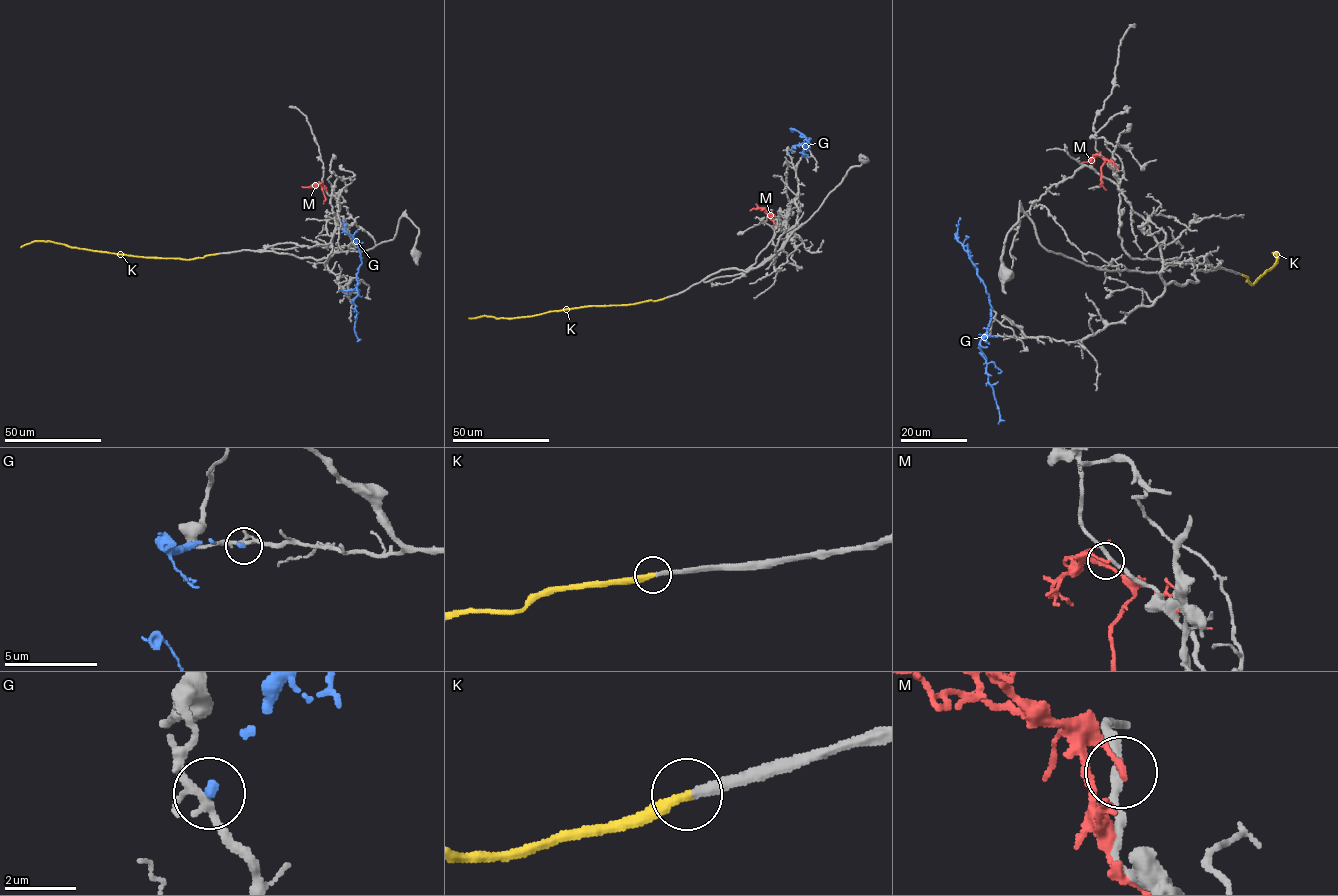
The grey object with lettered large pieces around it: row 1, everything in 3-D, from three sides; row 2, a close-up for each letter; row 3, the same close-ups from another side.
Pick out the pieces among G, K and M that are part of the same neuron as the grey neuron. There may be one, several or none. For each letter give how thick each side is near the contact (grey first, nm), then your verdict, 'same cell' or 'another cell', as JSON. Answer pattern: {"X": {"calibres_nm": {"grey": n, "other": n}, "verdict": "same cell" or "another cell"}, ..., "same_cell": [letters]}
{"G": {"calibres_nm": {"grey": 190, "other": 180}, "verdict": "another cell"}, "K": {"calibres_nm": {"grey": 240, "other": 280}, "verdict": "same cell"}, "M": {"calibres_nm": {"grey": 240, "other": 150}, "verdict": "another cell"}, "same_cell": ["K"]}

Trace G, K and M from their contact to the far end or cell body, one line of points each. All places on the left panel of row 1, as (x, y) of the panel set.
G: (340, 290), (355, 290), (361, 263), (357, 241), (344, 230), (345, 221)
K: (217, 254), (193, 259), (142, 257), (71, 247), (50, 241), (35, 241), (20, 247)
M: (322, 184), (325, 200), (323, 204)

